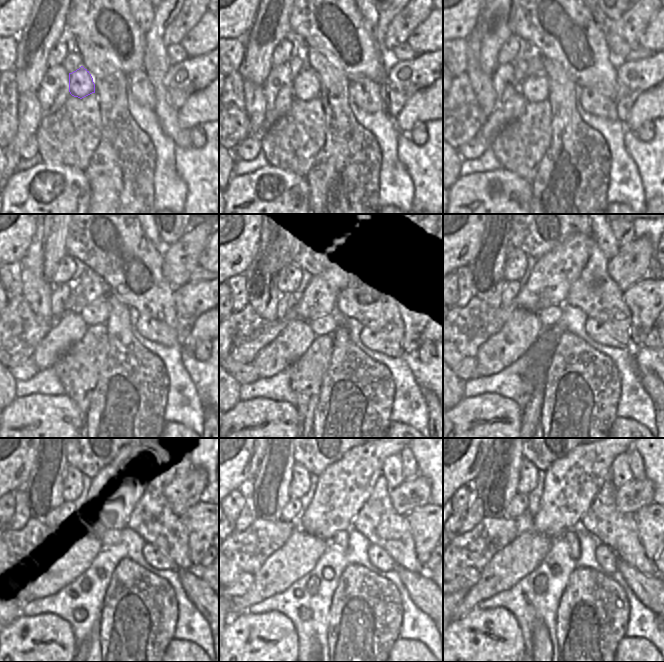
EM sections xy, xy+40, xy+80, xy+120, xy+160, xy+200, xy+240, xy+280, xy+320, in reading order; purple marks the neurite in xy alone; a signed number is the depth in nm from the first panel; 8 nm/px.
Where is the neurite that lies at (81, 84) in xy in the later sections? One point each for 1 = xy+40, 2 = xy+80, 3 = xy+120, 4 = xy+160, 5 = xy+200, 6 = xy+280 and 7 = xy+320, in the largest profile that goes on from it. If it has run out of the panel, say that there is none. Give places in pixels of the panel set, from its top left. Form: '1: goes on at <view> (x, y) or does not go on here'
1: goes on at xy+40 (306, 86)
2: goes on at xy+80 (535, 89)
3: goes on at xy+120 (94, 315)
4: goes on at xy+160 (325, 325)
5: goes on at xy+200 (549, 317)
6: goes on at xy+280 (341, 538)
7: goes on at xy+320 (574, 549)

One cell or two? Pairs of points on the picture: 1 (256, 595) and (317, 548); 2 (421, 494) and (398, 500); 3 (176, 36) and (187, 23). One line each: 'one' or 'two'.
1: one
2: one
3: one

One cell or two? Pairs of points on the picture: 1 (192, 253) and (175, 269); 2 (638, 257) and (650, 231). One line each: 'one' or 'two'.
1: one
2: two

